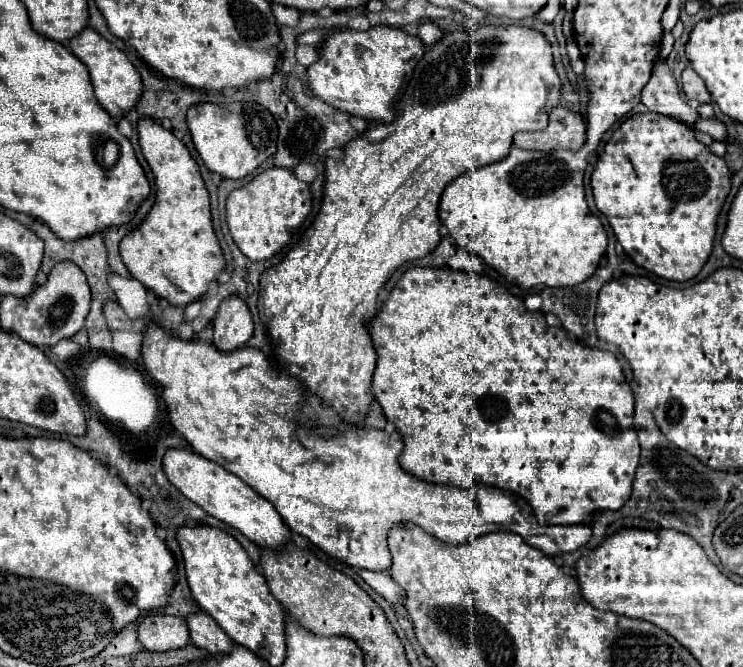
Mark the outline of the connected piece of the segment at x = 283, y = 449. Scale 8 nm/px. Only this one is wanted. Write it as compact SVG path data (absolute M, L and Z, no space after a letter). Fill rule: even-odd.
M151 321L143 329L141 361L167 405L167 419L171 427L185 437L195 453L219 463L223 469L243 479L277 509L277 513L295 533L307 537L313 545L355 569L385 571L391 565L387 533L393 525L403 521L411 521L435 535L437 539L453 545L467 543L479 535L505 529L519 533L527 543L533 543L533 547L541 549L551 557L583 547L593 535L593 529L583 523L541 527L535 519L531 519L529 513L525 513L523 507L519 507L509 525L485 523L479 515L473 489L437 485L407 473L399 465L403 441L391 441L391 437L379 429L367 429L363 425L351 429L343 425L339 417L331 413L331 409L321 407L319 403L313 405L309 397L305 397L301 383L291 379L281 365L277 365L275 369L275 365L265 357L261 349L243 347L231 353L223 353L207 341L179 339L177 335L167 333L157 321ZM311 421L319 421L321 425L333 425L341 431L341 435L331 439L315 437L307 431L307 427L303 427L311 425Z

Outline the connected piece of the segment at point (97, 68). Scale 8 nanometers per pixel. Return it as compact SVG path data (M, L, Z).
M85 27L79 35L75 35L69 41L69 49L75 53L75 57L79 57L87 65L91 85L93 85L95 97L101 103L101 107L111 117L123 117L137 103L141 95L141 77L137 69L131 65L131 61L113 43L101 37L93 27Z

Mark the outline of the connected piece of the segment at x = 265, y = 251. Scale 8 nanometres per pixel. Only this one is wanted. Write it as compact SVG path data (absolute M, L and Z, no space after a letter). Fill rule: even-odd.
M271 167L259 173L253 181L239 189L233 189L227 197L227 225L233 241L245 257L251 261L263 261L273 257L291 235L299 229L303 219L311 211L309 185L299 181L291 171L283 167Z

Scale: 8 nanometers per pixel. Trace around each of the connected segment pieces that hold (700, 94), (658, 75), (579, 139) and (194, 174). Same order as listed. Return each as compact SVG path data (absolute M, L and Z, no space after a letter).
M687 67L681 73L681 89L685 93L687 99L697 101L697 103L711 103L711 95L703 83L703 79L699 75L695 75L695 71L691 67Z
M661 63L657 71L651 75L649 83L643 87L641 103L655 113L675 117L677 121L695 127L699 113L679 95L679 83L673 79L669 65Z
M557 107L551 111L551 121L543 131L521 131L513 137L513 147L529 151L579 151L585 143L585 121L577 113Z
M141 117L137 123L139 133L139 145L143 151L145 161L151 167L151 173L155 177L155 203L147 217L123 237L119 245L121 259L125 267L129 269L131 277L141 281L149 291L153 291L157 297L163 297L171 301L171 305L185 307L187 303L199 299L207 291L207 283L215 281L217 273L223 271L225 259L221 253L221 247L217 243L217 237L211 227L211 209L209 209L209 193L205 189L205 183L199 175L197 163L191 159L187 147L173 135L173 131L167 131L151 117Z

